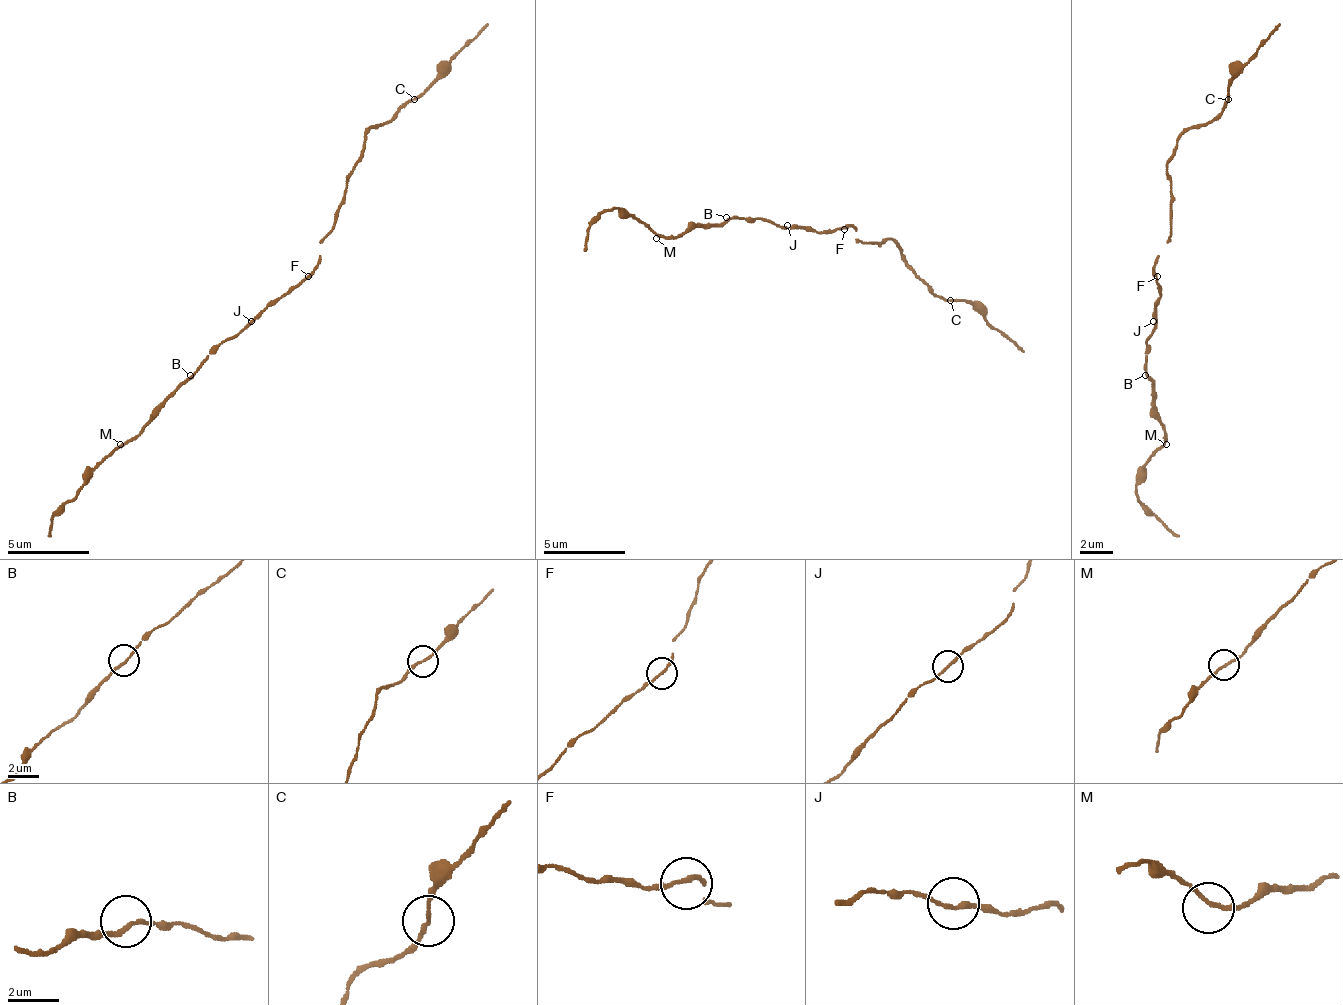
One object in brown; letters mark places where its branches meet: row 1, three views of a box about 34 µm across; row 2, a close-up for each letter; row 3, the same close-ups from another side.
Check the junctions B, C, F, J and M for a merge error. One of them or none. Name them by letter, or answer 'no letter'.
no letter

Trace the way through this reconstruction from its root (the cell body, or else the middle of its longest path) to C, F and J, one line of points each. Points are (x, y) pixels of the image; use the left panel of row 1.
C: (292, 289), (321, 256), (321, 240), (333, 227), (345, 174), (362, 154), (366, 133), (415, 100)
F: (292, 289), (308, 276)
J: (292, 289), (276, 297), (251, 321)

